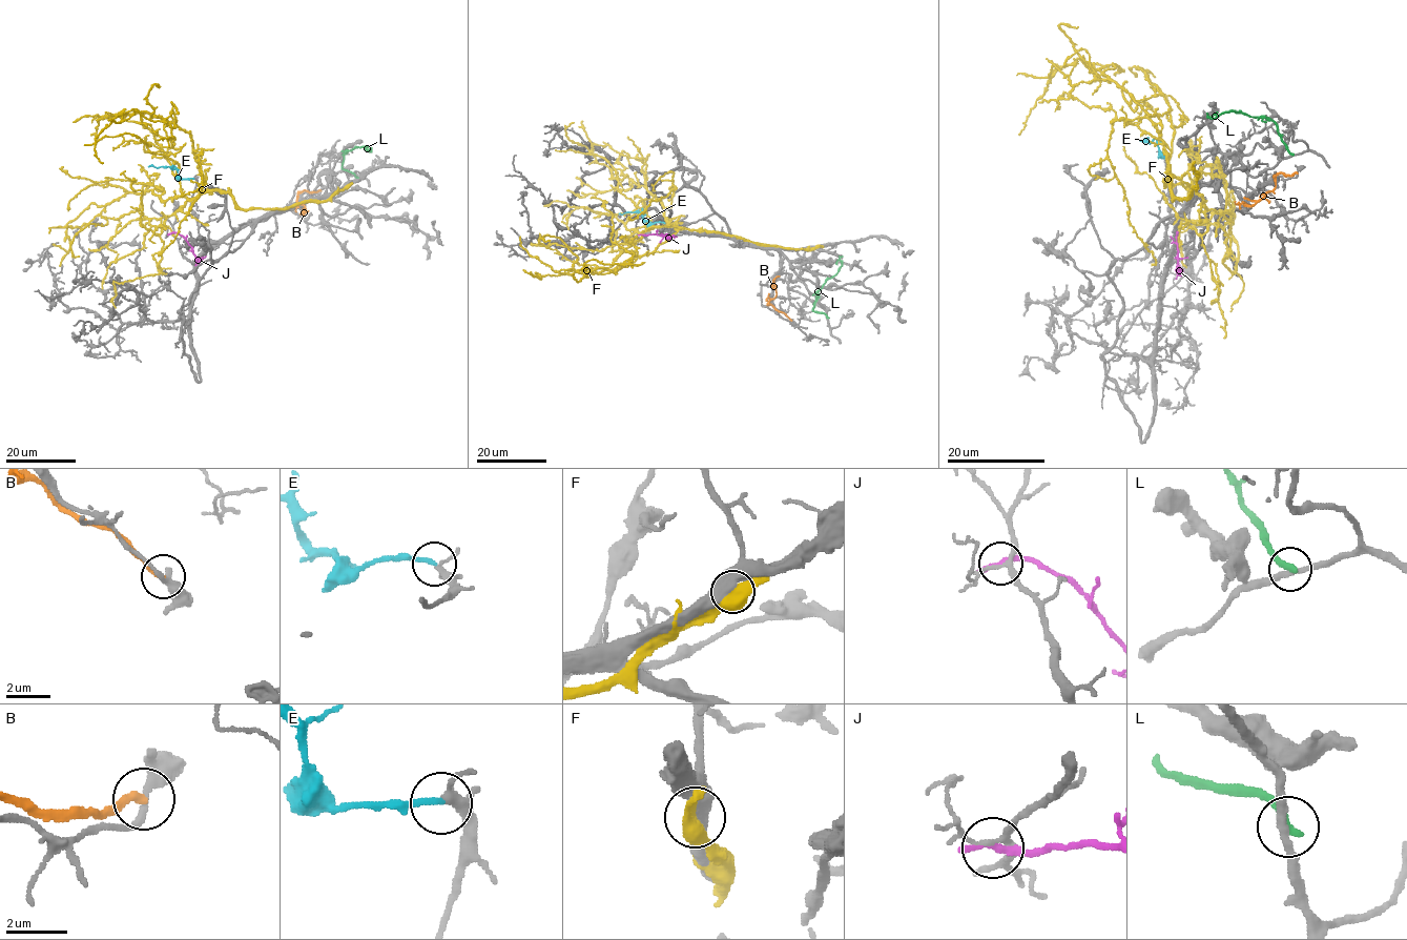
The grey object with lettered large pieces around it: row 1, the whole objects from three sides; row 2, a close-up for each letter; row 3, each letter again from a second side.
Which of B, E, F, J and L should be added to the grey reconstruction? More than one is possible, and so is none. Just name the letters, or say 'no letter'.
E

